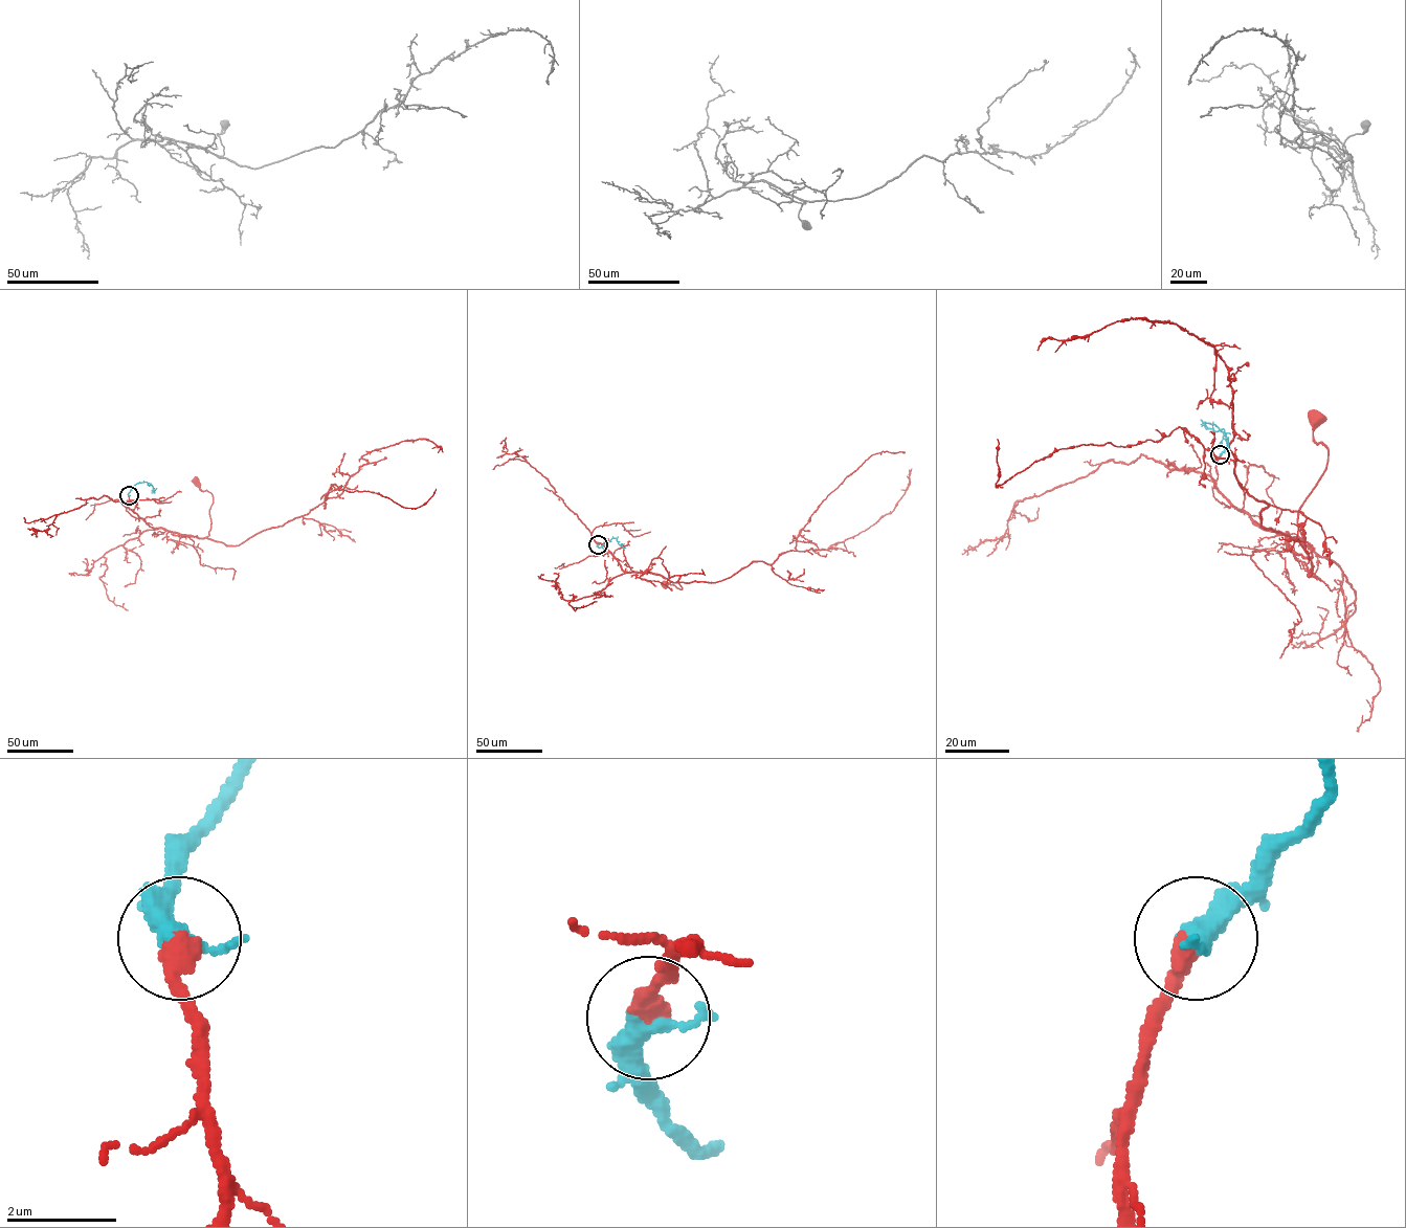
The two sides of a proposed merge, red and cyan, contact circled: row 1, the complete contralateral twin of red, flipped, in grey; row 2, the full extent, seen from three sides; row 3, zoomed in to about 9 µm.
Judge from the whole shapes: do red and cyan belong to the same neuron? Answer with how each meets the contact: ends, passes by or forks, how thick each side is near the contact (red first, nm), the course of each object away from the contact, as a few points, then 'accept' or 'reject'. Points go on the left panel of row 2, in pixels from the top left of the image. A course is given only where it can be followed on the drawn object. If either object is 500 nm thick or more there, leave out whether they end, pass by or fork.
red ends; cyan passes by; calibres 400 and 360 nm; course red (129, 495), (128, 507), (150, 527), (204, 538), (210, 528), (213, 494), (202, 491), (195, 481); course cyan (129, 495), (134, 485), (147, 482), (154, 492); accept

